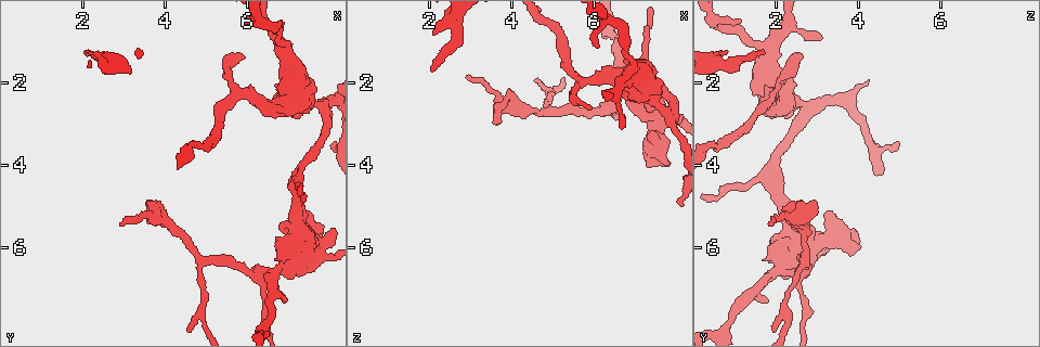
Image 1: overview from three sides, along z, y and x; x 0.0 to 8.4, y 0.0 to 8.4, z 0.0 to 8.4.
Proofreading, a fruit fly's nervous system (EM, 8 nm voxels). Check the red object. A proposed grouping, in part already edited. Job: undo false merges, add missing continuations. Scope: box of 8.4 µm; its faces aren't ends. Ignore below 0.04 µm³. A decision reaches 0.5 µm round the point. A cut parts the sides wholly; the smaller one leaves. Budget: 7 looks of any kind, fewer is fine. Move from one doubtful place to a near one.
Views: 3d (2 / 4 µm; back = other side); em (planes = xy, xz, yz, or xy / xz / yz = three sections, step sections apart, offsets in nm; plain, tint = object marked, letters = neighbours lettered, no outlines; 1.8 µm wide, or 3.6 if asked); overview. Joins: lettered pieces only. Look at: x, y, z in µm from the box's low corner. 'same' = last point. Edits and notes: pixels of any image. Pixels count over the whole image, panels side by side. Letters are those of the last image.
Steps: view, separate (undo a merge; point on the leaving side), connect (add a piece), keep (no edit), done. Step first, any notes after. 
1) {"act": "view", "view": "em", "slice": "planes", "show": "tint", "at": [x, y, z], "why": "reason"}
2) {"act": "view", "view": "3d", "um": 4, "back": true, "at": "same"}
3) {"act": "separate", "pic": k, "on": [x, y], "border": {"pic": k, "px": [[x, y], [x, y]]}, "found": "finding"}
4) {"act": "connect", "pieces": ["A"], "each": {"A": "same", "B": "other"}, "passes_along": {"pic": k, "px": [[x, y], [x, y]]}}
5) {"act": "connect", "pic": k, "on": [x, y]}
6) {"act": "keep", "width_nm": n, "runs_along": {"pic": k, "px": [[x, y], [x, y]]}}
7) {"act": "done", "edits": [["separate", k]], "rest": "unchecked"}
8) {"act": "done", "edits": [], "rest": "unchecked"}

{"act": "view", "view": "em", "um": 3.6, "slice": "planes", "show": "letters", "at": [7.40, 5.75, 2.65], "why": "two arms at a narrow angle"}

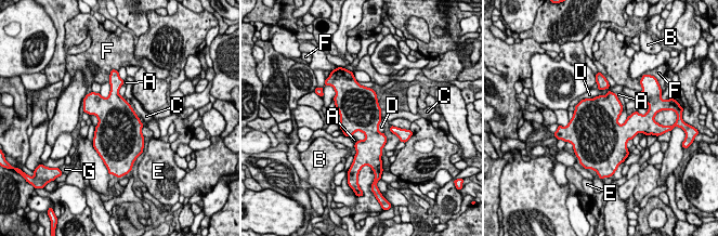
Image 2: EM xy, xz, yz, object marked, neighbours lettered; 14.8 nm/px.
{"act": "keep", "longest_contact_nm": ["D", 320], "each": {"A": "other", "B": "other", "C": "other", "D": "other", "E": "other", "F": "other", "G": "other"}, "found": "continuous, no second cell"}

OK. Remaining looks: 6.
{"act": "view", "view": "3d", "um": 4, "at": [7.35, 2.45, 2.25], "why": "sharp bend"}

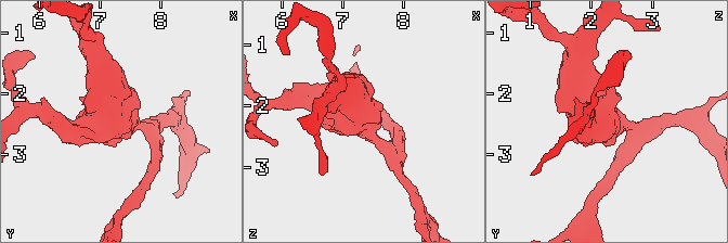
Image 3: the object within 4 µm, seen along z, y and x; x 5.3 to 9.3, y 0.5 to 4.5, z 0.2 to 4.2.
{"act": "view", "view": "em", "slice": "xy", "step": 4, "show": "tint", "at": [7.35, 2.45, 2.30], "why": "need the tissue"}

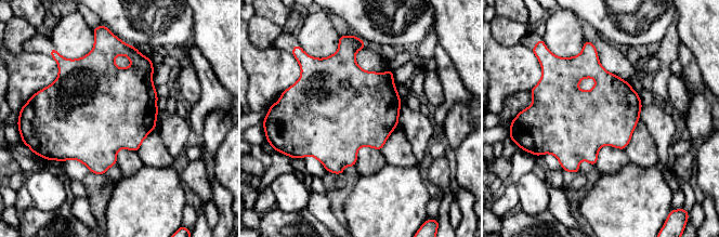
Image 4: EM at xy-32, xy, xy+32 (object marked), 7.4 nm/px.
{"act": "view", "view": "em", "slice": "xy", "step": 4, "show": "letters", "at": "same", "why": "what lies round it"}

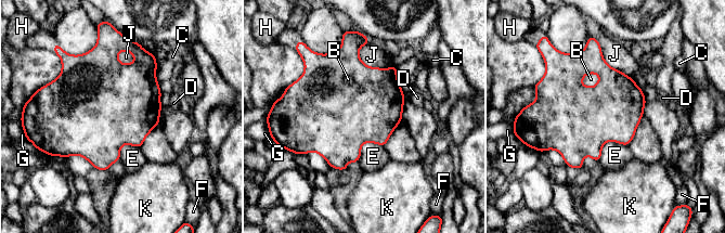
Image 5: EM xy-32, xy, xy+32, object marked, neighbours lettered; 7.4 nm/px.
{"act": "keep", "each": {"B": "other", "C": "other", "D": "other", "E": "other", "F": "other", "G": "other", "H": "other", "J": "other", "K": "other"}, "border": {"pic": 5, "px": [[628, 144], [607, 141], [598, 160]]}, "found": "all the same cell"}

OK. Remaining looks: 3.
{"act": "view", "view": "3d", "um": 4, "back": true, "at": [2.10, 1.20, 0.80], "why": "branch stops here"}

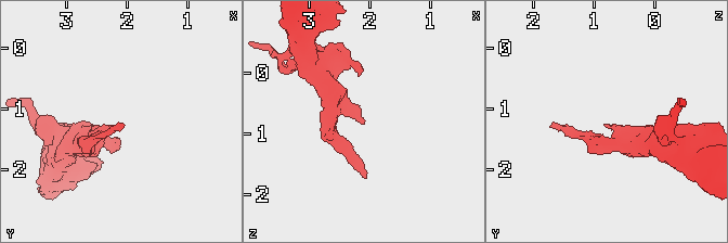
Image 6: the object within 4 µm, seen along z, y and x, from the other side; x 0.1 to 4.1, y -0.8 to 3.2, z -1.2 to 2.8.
{"act": "view", "view": "em", "um": 3.6, "slice": "planes", "show": "letters", "at": [2.10, 1.25, 0.85]}

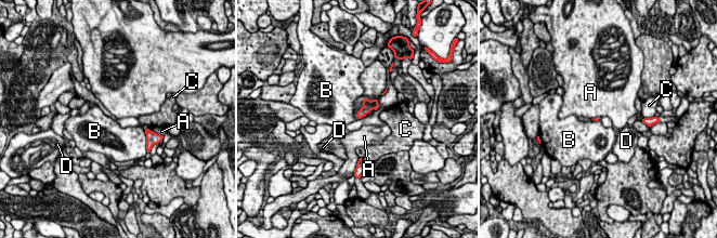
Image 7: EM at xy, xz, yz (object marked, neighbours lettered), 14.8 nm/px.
{"act": "keep", "each": {"A": "other", "B": "other", "C": "other", "D": "other"}, "border": {"pic": 7, "px": [[144, 129], [146, 140]]}, "found": "no lettered piece goes on from it"}

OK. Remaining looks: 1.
{"act": "done", "edits": [], "rest": "unchecked"}

